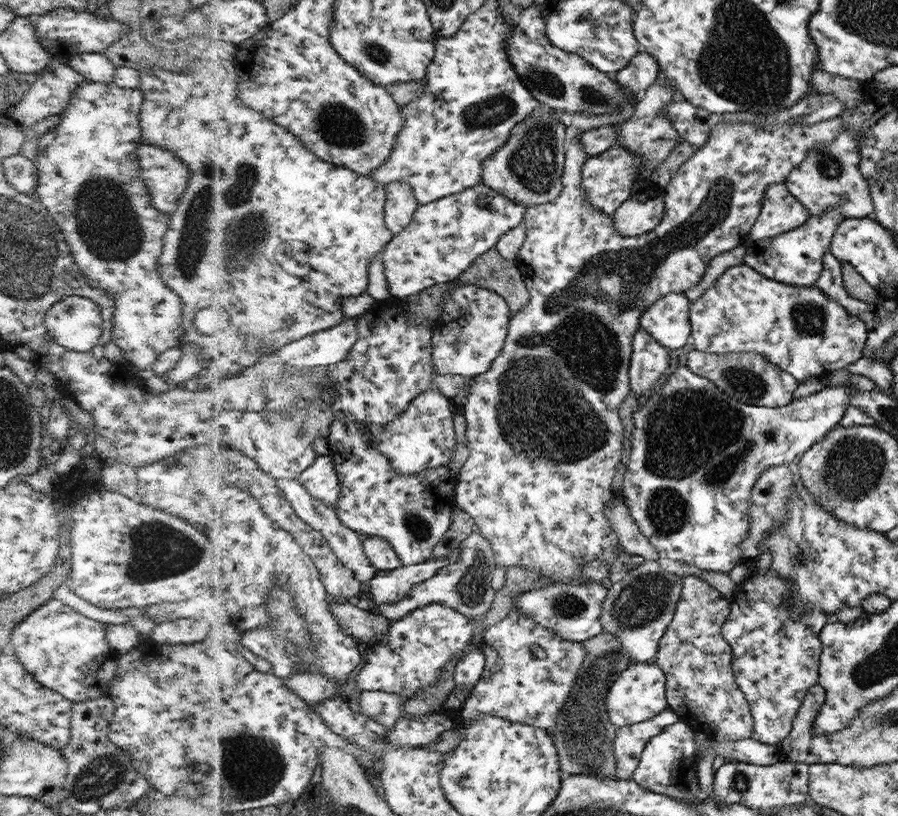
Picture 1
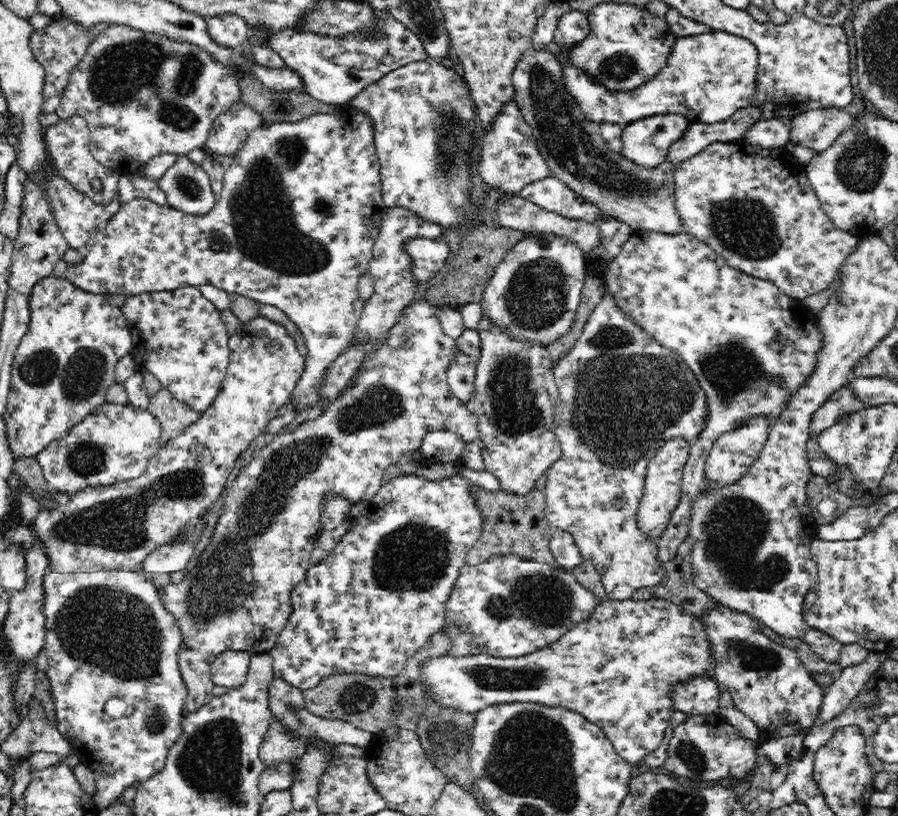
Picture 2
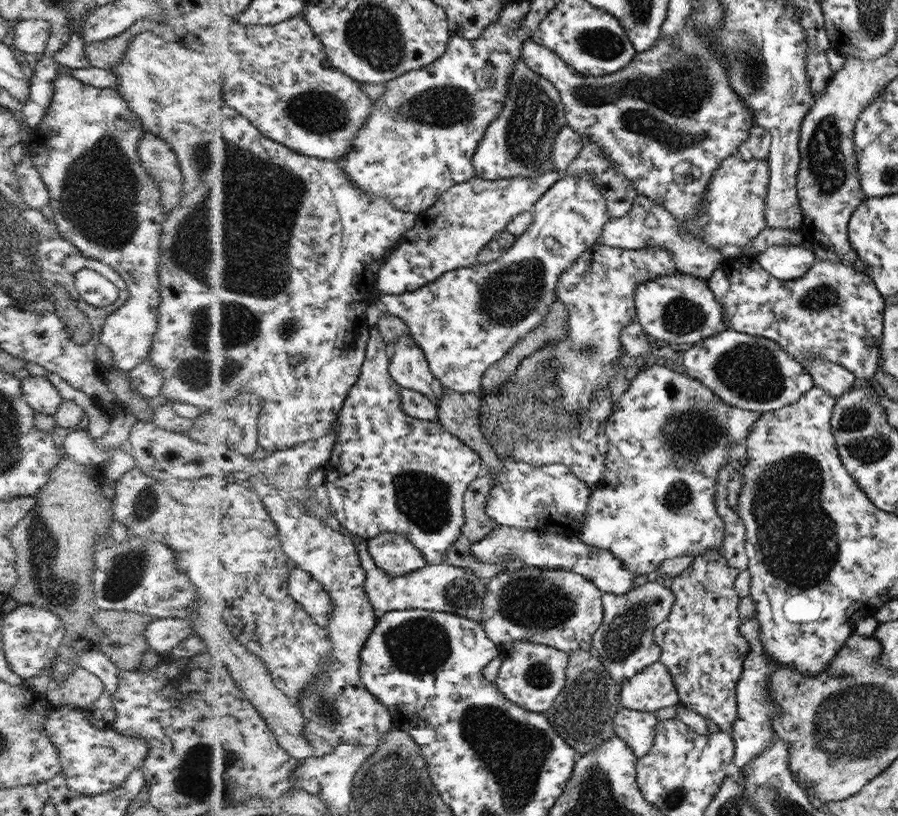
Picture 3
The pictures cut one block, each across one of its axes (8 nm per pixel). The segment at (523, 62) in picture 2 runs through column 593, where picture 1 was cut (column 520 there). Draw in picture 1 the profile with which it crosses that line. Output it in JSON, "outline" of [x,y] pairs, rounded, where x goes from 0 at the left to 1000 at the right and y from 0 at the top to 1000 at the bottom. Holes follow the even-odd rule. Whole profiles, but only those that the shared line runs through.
{"outline":[[[600,127],[568,159],[568,167],[551,188],[538,195],[536,225],[585,255],[618,245],[626,233],[627,162],[627,148],[616,141],[614,132]]]}

